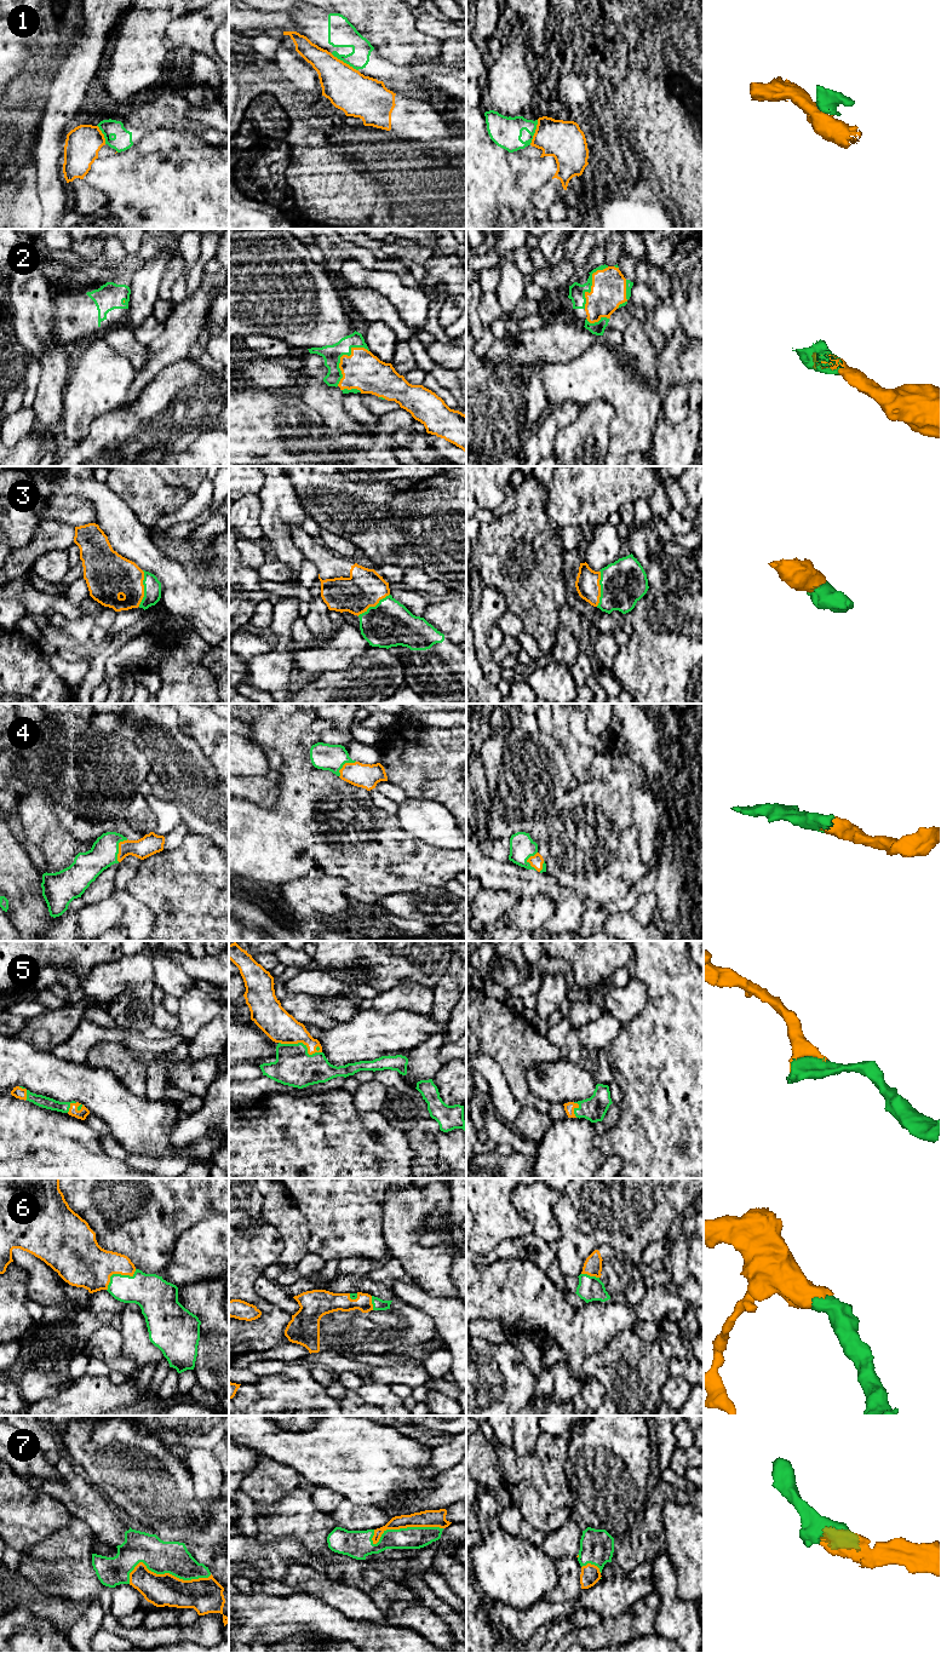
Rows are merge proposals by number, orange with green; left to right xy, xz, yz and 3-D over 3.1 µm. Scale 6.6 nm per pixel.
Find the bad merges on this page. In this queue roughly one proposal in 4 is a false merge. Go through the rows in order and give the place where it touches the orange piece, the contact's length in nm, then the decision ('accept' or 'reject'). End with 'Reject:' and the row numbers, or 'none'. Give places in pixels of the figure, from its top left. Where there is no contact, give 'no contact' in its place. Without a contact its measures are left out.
1: contact xz (343, 62); length 220 nm; reject
2: contact xz (340, 357); length 320 nm; accept
3: contact xy (143, 589); length 240 nm; accept
4: contact xy (119, 848); length 170 nm; accept
5: contact xz (302, 1042); length 300 nm; accept
6: contact xy (116, 1273); length 240 nm; accept
7: contact xy (165, 1573); length 550 nm; accept
Reject: 1

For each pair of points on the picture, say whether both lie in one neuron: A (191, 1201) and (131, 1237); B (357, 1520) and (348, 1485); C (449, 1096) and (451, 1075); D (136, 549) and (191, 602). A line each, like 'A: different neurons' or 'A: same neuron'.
A: same neuron
B: different neurons
C: same neuron
D: same neuron

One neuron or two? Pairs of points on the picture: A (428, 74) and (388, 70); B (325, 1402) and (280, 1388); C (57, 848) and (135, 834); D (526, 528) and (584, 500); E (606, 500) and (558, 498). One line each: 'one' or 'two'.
A: one
B: one
C: two
D: two
E: one

